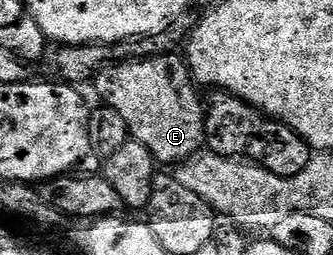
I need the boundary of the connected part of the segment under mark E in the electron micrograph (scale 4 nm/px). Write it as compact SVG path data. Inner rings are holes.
M184 56L109 63L96 74L96 85L100 100L122 116L128 136L143 143L143 147L151 151L153 160L162 166L176 167L206 148L205 109L203 101L201 105L197 98L198 90Z

